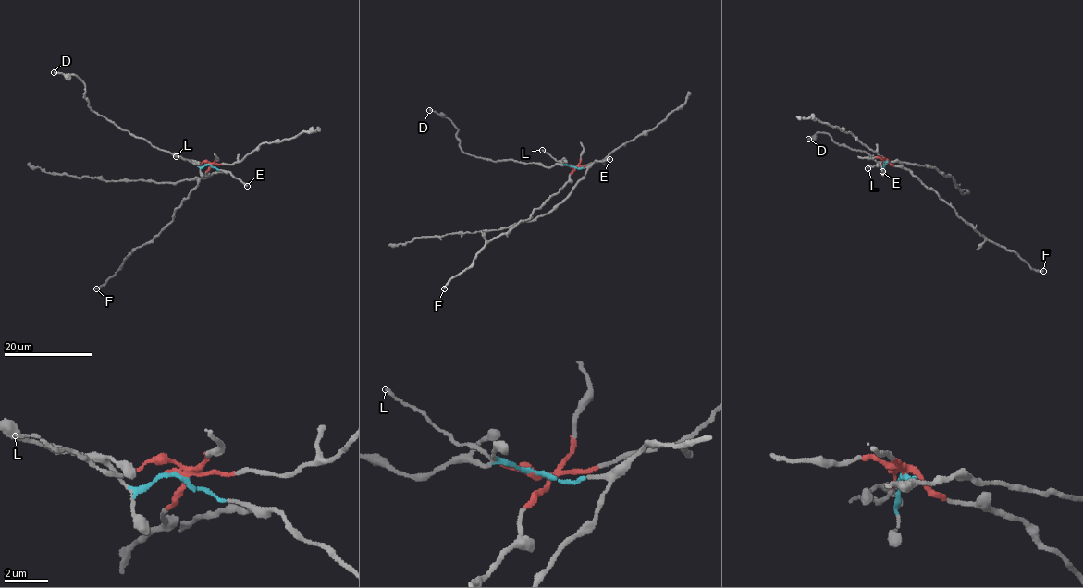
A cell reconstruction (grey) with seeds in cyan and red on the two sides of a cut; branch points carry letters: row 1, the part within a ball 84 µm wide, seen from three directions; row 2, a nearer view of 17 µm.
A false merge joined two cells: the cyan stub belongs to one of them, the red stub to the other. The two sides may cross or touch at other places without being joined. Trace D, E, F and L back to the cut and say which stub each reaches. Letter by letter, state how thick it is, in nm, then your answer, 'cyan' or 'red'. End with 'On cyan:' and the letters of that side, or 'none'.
D: 220 nm | cyan
E: 190 nm | cyan
F: 170 nm | red
L: 130 nm | red
On cyan: D, E

